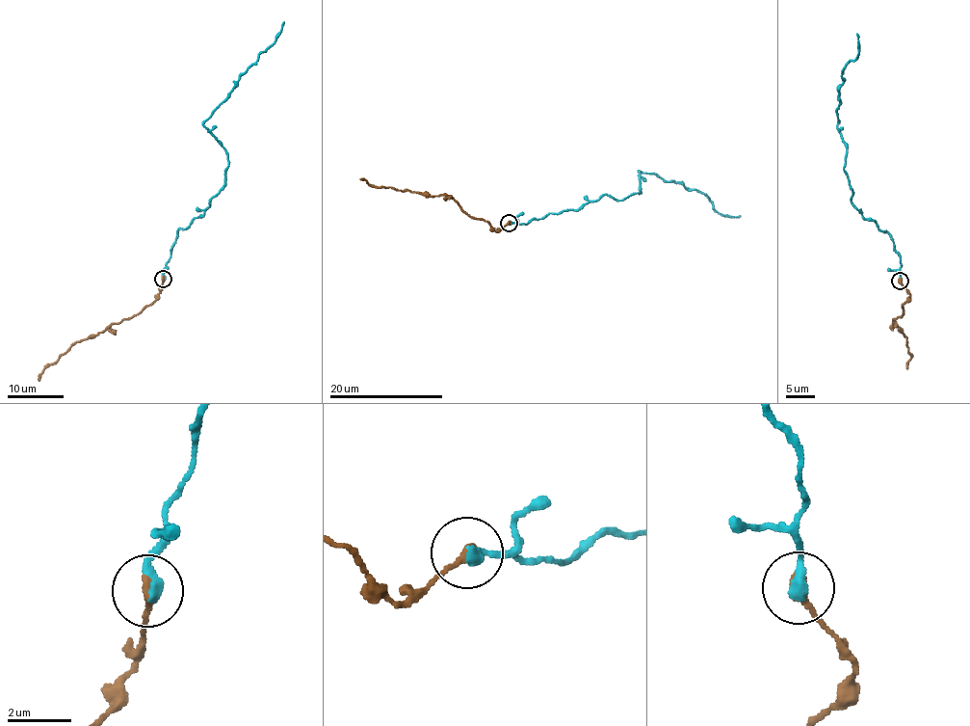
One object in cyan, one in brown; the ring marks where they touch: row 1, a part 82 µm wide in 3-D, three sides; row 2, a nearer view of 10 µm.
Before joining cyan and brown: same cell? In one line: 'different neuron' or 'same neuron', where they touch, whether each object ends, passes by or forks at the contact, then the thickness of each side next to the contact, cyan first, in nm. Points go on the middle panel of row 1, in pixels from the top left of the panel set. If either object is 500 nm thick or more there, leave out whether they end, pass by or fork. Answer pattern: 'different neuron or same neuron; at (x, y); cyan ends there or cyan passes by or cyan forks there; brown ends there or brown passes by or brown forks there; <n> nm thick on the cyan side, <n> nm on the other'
different neuron; at (509, 223); cyan ends there; brown ends there; 340 nm thick on the cyan side, 360 nm on the other

